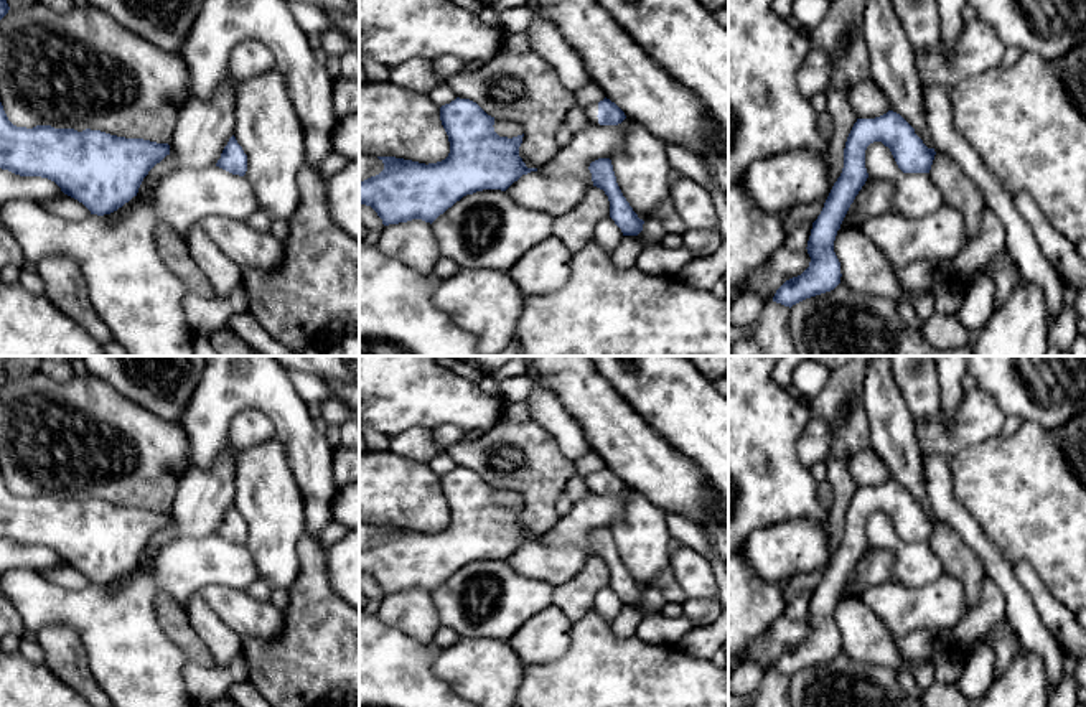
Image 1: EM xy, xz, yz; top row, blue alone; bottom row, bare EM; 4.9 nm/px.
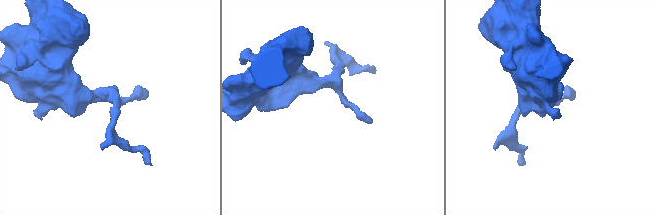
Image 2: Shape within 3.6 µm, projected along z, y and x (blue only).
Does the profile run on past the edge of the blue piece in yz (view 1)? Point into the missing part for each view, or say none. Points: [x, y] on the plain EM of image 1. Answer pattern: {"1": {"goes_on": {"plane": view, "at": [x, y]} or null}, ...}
{"1": {"goes_on": null}}

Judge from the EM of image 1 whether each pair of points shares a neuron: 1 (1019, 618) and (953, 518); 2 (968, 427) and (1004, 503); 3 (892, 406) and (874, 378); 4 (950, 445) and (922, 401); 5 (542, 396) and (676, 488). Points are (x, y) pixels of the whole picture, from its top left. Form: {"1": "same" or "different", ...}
{"1": "same", "2": "different", "3": "same", "4": "different", "5": "different"}

